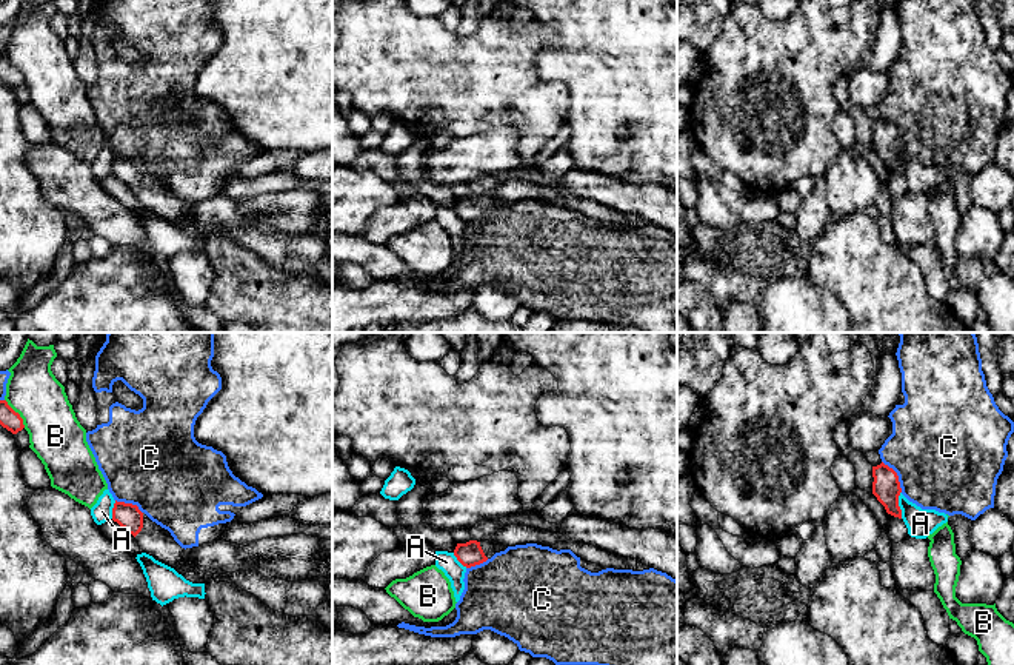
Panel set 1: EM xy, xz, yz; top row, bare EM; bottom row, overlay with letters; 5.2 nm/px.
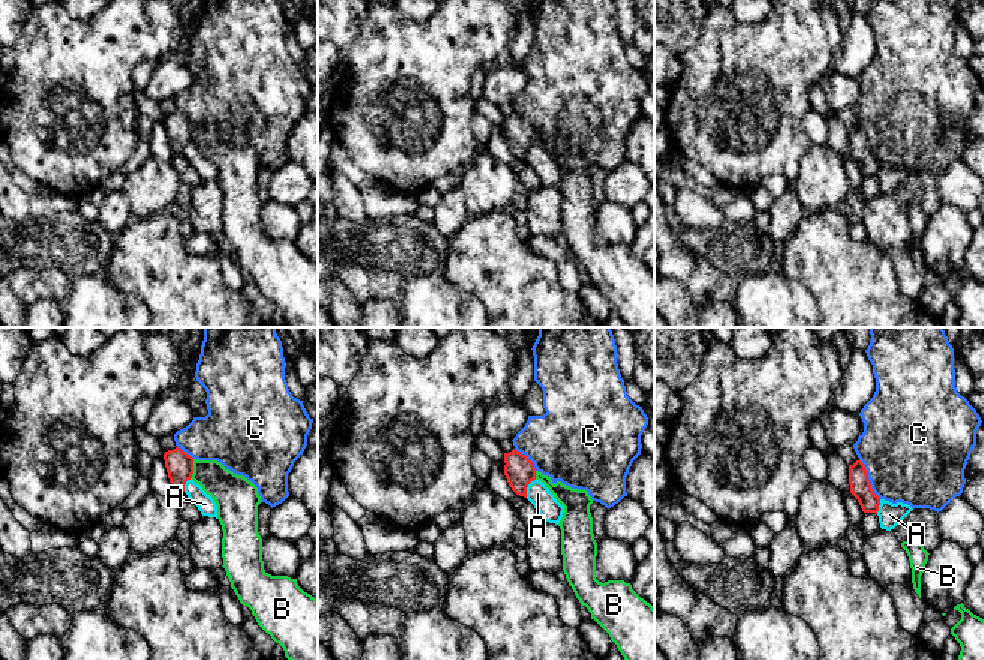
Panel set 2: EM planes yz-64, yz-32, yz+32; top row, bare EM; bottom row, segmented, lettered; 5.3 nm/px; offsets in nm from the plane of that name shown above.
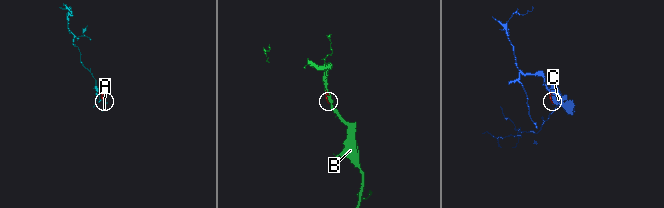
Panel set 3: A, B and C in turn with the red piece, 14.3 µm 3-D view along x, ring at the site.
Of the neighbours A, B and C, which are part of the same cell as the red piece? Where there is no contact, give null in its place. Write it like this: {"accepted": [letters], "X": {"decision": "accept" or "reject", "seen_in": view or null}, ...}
{"accepted": [], "A": {"decision": "reject", "seen_in": "yz"}, "B": {"decision": "reject", "seen_in": "xy"}, "C": {"decision": "reject", "seen_in": "yz"}}

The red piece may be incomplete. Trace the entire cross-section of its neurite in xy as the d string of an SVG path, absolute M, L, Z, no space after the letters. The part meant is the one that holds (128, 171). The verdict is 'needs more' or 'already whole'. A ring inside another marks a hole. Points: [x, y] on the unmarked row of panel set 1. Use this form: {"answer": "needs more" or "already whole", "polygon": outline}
{"answer": "needs more", "polygon": "M117 157L112 163L112 175L132 189L146 209L155 216L177 223L185 211L182 203L171 188L152 177L137 160Z"}

